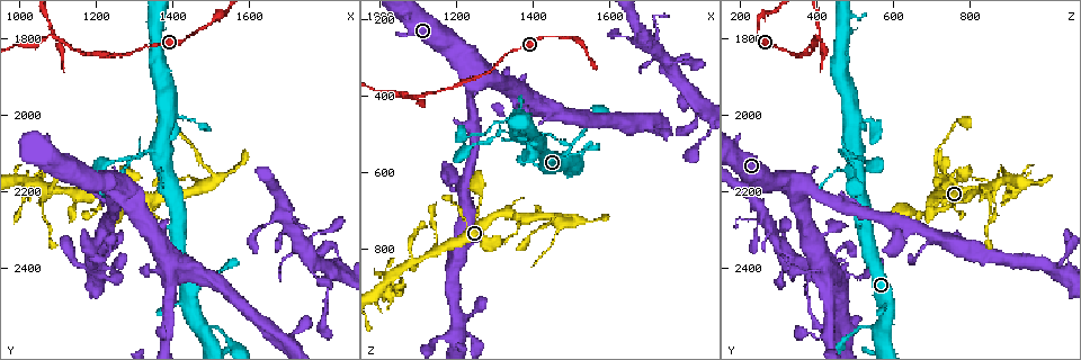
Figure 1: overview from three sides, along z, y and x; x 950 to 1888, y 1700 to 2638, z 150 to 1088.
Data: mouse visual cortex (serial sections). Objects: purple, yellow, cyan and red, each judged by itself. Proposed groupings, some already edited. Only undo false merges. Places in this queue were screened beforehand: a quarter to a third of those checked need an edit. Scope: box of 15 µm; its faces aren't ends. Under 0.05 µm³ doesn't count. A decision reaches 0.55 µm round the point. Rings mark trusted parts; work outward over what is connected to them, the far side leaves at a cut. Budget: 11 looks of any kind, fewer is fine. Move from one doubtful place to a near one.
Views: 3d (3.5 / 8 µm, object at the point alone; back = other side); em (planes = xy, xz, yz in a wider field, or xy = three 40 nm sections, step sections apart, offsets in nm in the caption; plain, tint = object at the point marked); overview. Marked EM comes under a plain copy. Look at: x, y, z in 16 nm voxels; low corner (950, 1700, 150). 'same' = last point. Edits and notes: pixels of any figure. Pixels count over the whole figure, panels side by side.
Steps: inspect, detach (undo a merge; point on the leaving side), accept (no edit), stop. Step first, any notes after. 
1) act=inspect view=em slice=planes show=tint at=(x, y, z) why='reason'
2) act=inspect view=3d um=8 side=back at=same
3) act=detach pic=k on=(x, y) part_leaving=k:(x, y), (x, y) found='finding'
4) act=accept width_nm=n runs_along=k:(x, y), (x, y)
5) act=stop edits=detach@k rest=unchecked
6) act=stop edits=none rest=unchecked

act=inspect view=3d um=3.5 side=back at=(1510, 2160, 720) why='sharp bend'

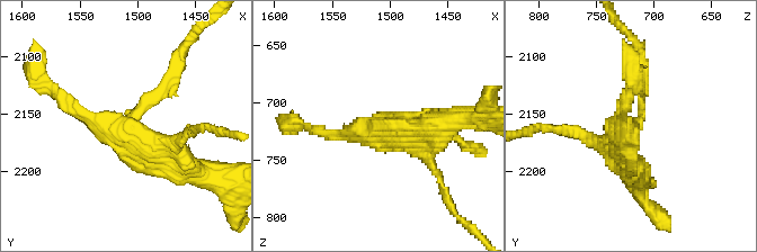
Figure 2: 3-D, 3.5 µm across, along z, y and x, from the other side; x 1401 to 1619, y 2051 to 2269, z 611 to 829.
act=inspect view=em slice=xy step=5 show=tint at=(1512, 2168, 724) why='now the EM'

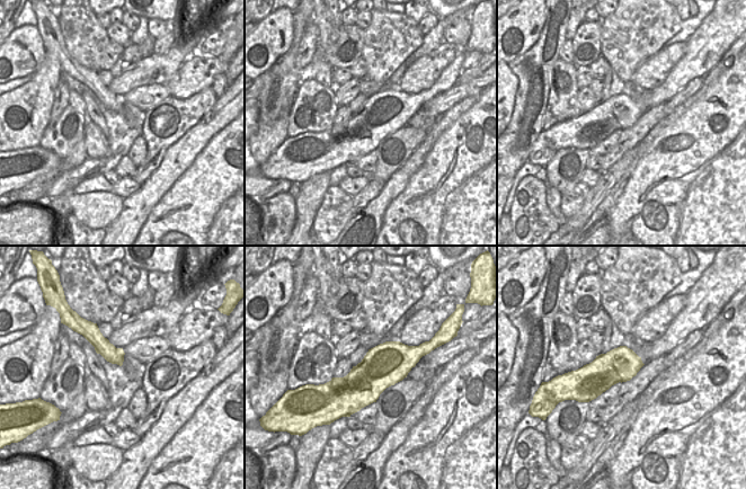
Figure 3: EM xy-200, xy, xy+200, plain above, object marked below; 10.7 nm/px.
act=accept runs_along=2:(632, 168), (621, 146), (640, 116), (643, 78) found='one cell here'

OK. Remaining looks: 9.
act=inspect view=3d um=8 at=(1190, 2405, 1020) why='four or more arms meet'

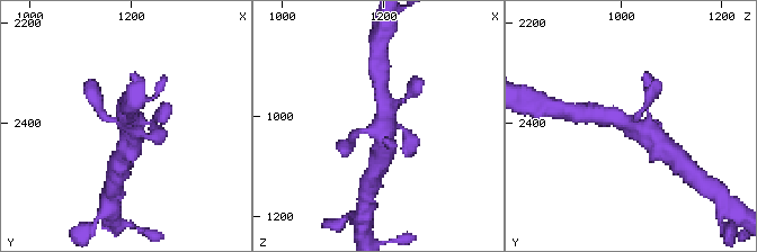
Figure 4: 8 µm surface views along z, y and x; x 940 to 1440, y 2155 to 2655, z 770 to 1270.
act=inspect view=3d um=3.5 at=(1190, 2405, 1025)

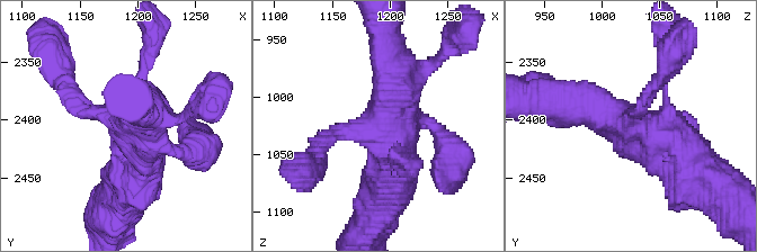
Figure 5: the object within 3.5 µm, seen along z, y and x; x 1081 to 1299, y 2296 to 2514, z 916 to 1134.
act=inspect view=em slice=xy step=1 show=tint at=(1192, 2400, 1022) why='now the EM'

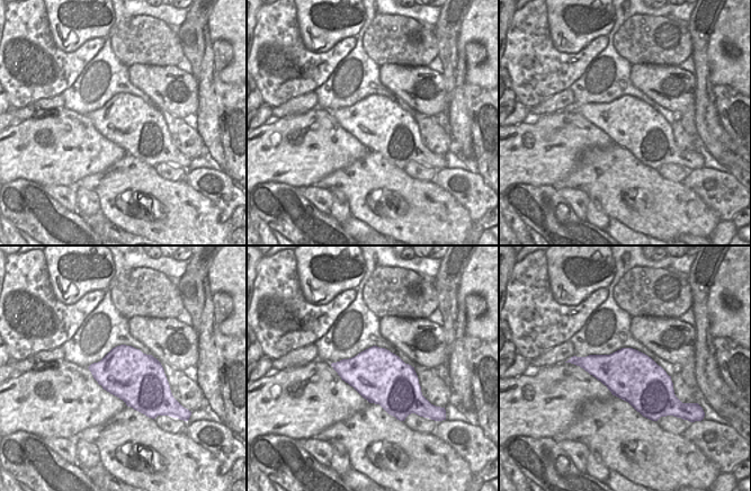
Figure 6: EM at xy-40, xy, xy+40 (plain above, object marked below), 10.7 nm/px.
act=accept runs_along=5:(560, 104), (667, 137), (686, 162) found='continuous, no second cell'

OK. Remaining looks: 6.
act=inspect view=3d um=3.5 at=(1085, 2200, 835) why='looks like a crossing'

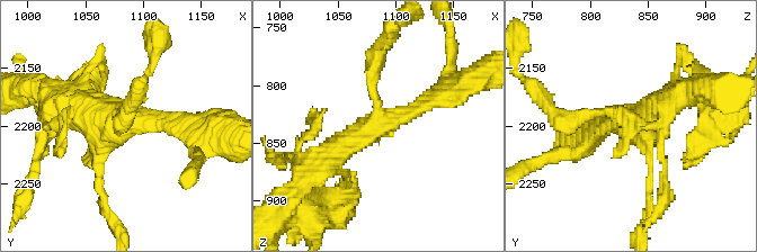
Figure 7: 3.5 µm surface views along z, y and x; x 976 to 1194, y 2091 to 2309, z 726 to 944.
act=inspect view=em slice=planes show=tint at=(1088, 2196, 832) arms=4 arm_widths_nm=200,200,200,350

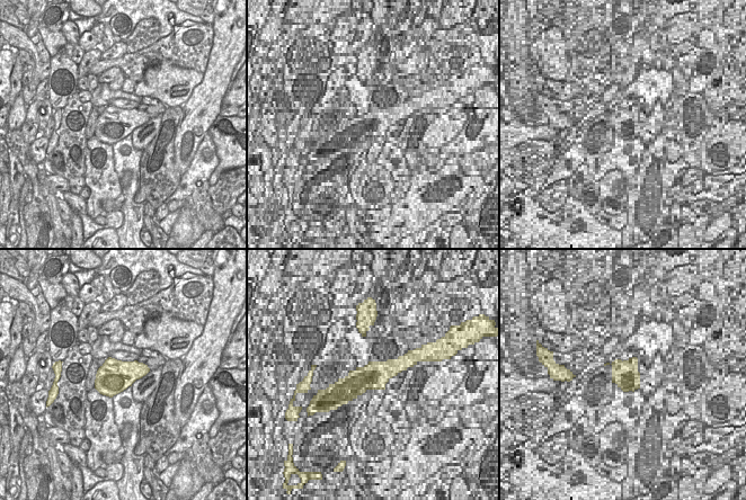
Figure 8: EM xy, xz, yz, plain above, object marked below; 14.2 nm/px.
act=accept found='one cell here'

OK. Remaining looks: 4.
act=inspect view=3d um=8 at=(1100, 1805, 410) why='three-way junction'

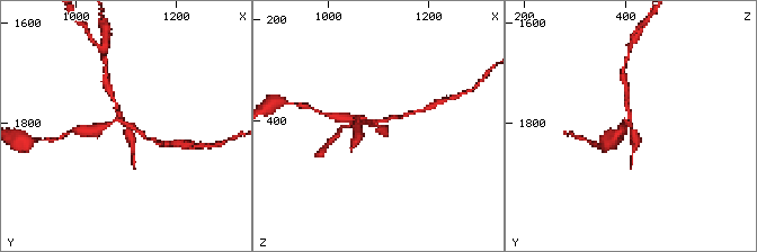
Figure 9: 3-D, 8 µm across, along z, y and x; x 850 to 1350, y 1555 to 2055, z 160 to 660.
act=inspect view=3d um=3.5 at=(1100, 1800, 405)

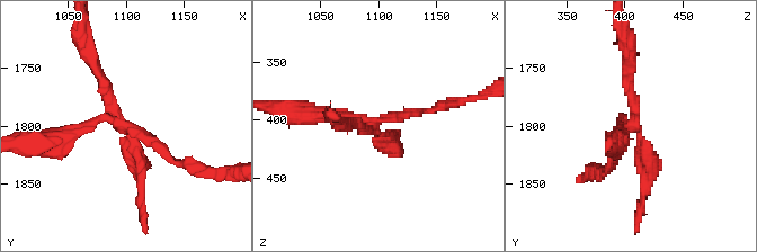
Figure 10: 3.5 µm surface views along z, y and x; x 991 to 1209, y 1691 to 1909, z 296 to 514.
act=inspect view=em slice=planes show=tint at=(1096, 1802, 402)

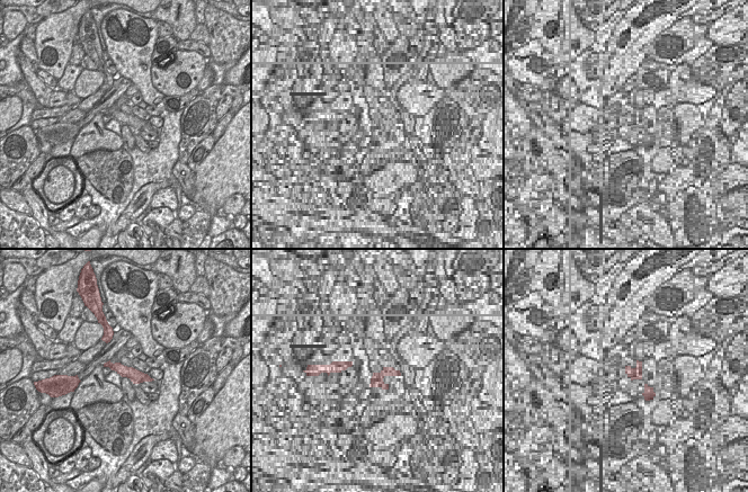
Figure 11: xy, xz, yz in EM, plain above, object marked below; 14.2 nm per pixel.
act=detach pic=10 on=(626, 82) found='a second cell is stuck on'

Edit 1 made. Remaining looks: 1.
act=stop edits=detach@10 rest=unchecked

